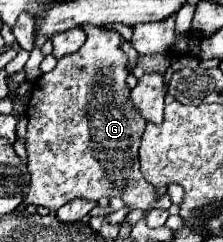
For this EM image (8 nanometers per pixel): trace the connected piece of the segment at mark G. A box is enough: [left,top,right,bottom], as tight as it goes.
[23,26,157,214]

